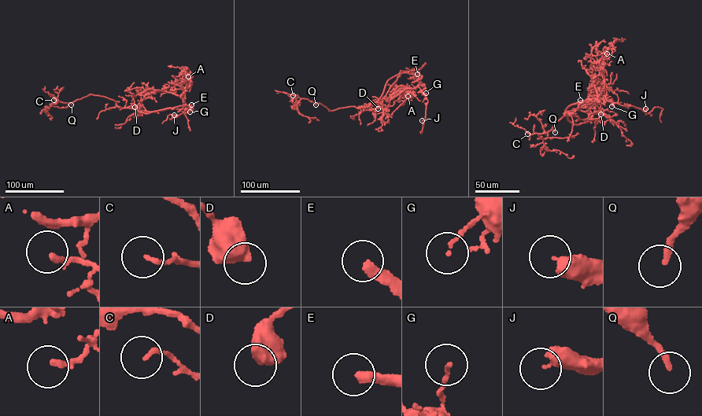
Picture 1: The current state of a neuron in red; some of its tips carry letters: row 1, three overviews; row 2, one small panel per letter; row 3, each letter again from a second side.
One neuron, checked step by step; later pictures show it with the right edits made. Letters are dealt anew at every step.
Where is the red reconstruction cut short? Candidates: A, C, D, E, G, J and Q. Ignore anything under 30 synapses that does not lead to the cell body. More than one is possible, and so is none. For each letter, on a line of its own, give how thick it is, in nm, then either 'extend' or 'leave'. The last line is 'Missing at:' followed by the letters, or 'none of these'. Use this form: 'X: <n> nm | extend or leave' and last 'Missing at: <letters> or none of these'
A: 190 nm | leave
C: 140 nm | leave
D: 650 nm | leave
E: 360 nm | extend
G: 110 nm | leave
J: 480 nm | leave
Q: 200 nm | extend
Missing at: E, Q

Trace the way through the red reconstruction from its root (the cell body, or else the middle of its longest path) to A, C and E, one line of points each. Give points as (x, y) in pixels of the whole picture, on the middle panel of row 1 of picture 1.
A: (376, 102), (378, 104), (378, 100), (384, 97), (394, 97), (409, 87), (406, 93), (409, 95), (408, 96)
C: (376, 102), (367, 108), (351, 106), (330, 110), (320, 103), (293, 95)
E: (376, 102), (389, 79), (401, 71), (411, 72), (418, 79), (417, 74)

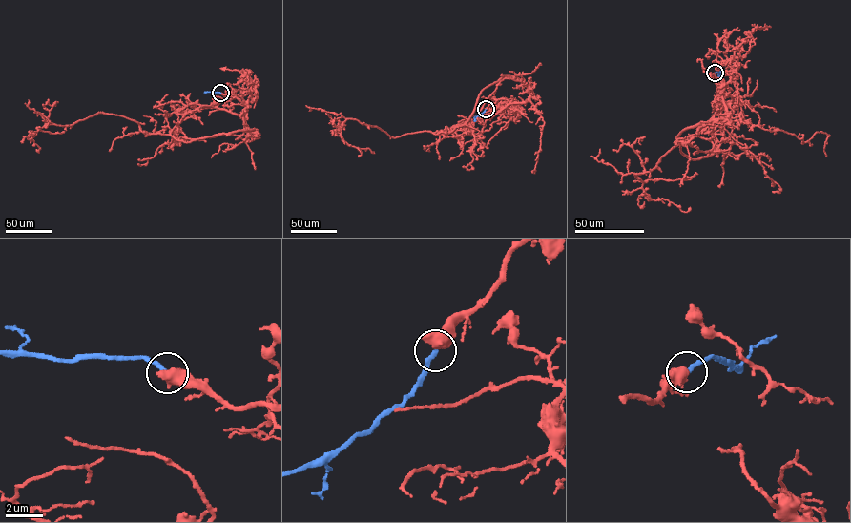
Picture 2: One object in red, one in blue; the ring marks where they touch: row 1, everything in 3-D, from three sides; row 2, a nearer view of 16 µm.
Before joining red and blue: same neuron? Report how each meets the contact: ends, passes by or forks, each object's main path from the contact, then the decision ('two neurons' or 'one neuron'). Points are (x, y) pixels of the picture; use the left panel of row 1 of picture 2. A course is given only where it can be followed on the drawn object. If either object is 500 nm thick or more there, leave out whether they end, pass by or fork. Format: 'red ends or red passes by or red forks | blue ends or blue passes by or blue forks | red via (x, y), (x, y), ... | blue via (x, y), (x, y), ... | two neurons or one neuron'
red via (220, 93), (242, 102), (242, 117), (201, 106), (169, 135), (144, 134), (103, 112), (36, 128), (64, 133) | blue via (220, 93), (204, 93) | one neuron

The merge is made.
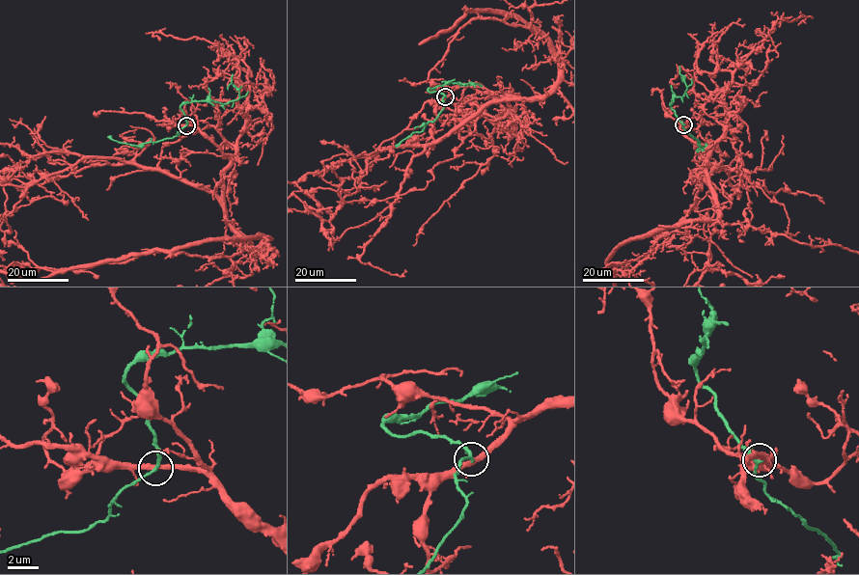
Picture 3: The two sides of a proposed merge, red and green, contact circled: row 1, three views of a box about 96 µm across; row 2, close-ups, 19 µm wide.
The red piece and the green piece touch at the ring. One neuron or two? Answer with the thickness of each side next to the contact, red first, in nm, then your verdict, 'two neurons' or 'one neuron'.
320 nm thick on the red side, 200 nm on the other; two neurons

